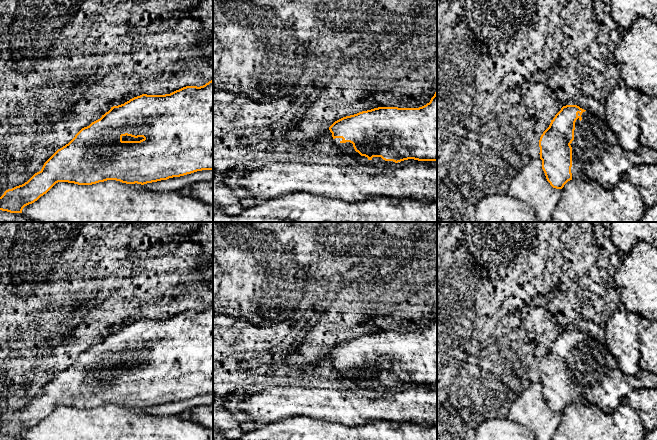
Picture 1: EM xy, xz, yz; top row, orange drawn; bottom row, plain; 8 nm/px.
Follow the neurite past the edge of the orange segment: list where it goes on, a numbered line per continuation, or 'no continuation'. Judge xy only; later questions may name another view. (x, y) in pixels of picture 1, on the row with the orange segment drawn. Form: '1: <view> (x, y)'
1: xy (124, 138)

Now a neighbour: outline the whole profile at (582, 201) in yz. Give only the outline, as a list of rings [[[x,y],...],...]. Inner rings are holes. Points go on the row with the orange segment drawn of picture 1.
[[[621,179],[611,189],[605,189],[596,181],[570,180],[562,188],[562,197],[548,222],[640,222],[645,209],[639,191],[627,180]]]

